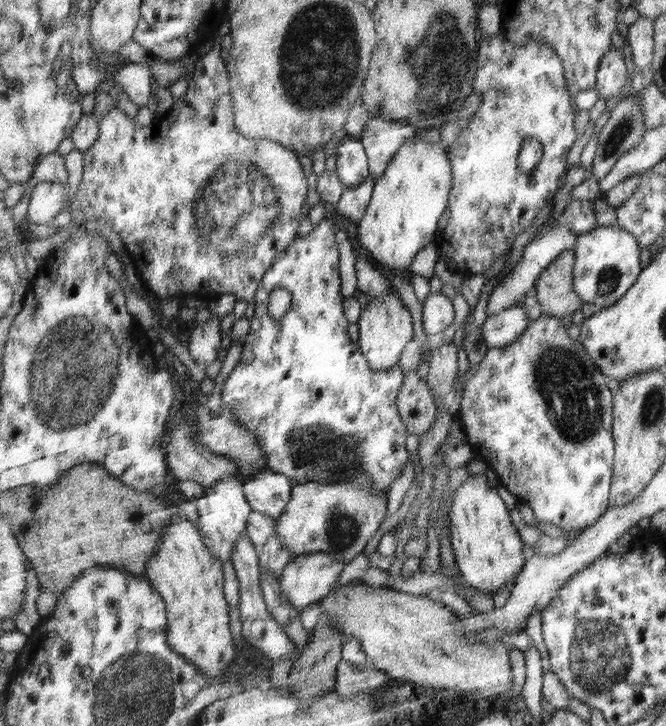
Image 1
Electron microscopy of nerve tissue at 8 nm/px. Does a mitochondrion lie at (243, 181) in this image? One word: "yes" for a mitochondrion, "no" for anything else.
yes

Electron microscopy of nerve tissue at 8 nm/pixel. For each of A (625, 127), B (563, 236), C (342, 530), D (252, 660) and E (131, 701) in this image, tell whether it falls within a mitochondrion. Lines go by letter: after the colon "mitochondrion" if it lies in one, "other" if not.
A: mitochondrion
B: other
C: mitochondrion
D: other
E: mitochondrion

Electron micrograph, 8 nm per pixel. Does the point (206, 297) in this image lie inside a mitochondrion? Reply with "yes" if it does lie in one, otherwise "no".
no

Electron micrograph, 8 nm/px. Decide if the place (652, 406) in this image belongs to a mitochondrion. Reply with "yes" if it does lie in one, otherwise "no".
yes

